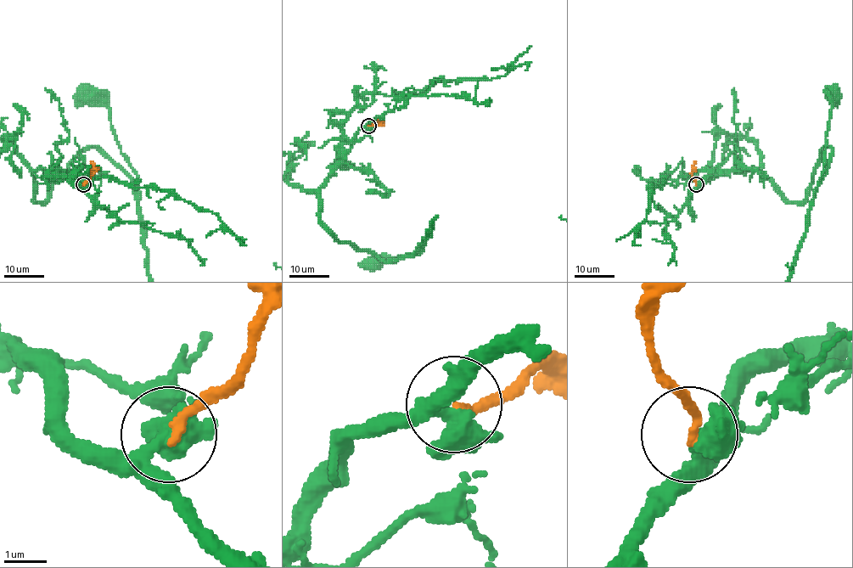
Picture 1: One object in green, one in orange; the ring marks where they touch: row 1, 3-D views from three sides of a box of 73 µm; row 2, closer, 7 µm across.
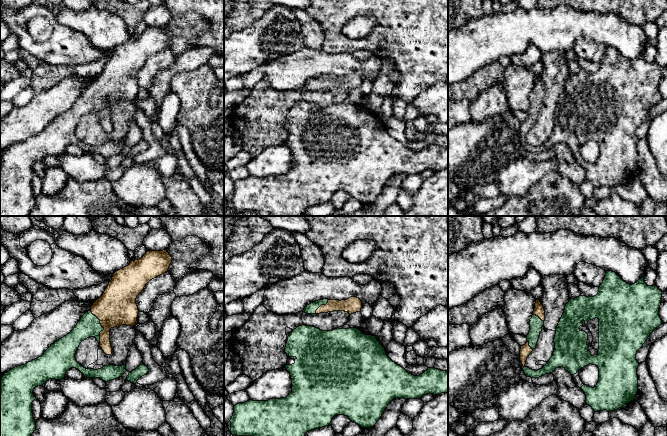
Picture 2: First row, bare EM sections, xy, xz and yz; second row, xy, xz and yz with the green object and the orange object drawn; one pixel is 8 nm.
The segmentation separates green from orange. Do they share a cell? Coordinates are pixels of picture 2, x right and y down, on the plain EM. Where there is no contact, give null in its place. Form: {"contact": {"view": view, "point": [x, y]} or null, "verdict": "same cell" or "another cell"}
{"contact": {"view": "xy", "point": [101, 102]}, "verdict": "same cell"}

